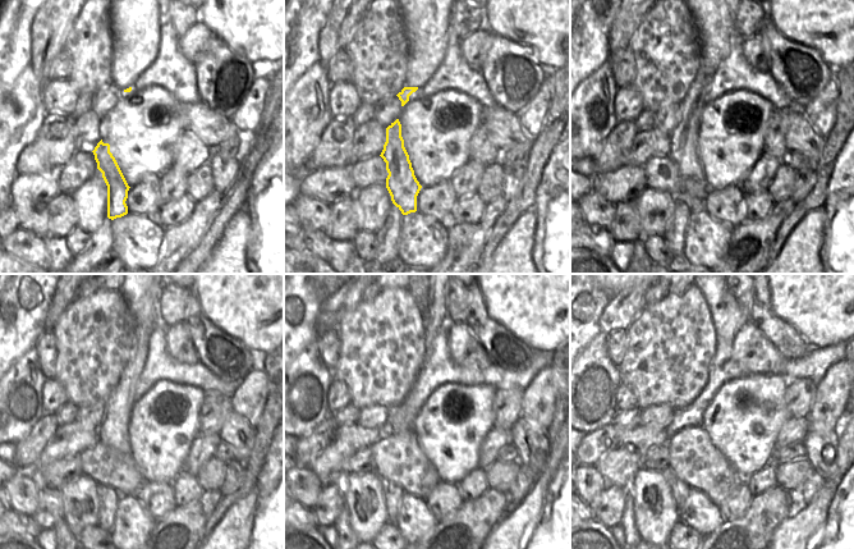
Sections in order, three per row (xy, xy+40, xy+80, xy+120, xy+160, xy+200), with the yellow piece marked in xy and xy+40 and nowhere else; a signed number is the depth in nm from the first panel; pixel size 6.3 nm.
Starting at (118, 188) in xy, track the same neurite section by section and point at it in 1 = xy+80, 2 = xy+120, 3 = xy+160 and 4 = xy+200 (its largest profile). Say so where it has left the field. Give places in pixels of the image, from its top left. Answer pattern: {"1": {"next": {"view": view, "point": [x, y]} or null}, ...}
{"1": {"next": {"view": "xy+80", "point": [684, 138]}}, "2": {"next": {"view": "xy+120", "point": [113, 431]}}, "3": {"next": {"view": "xy+160", "point": [432, 301]}}, "4": {"next": {"view": "xy+200", "point": [728, 316]}}}

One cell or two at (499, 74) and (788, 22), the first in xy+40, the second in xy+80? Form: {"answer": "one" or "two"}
{"answer": "two"}

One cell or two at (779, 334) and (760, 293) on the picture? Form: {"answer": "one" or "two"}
{"answer": "one"}

